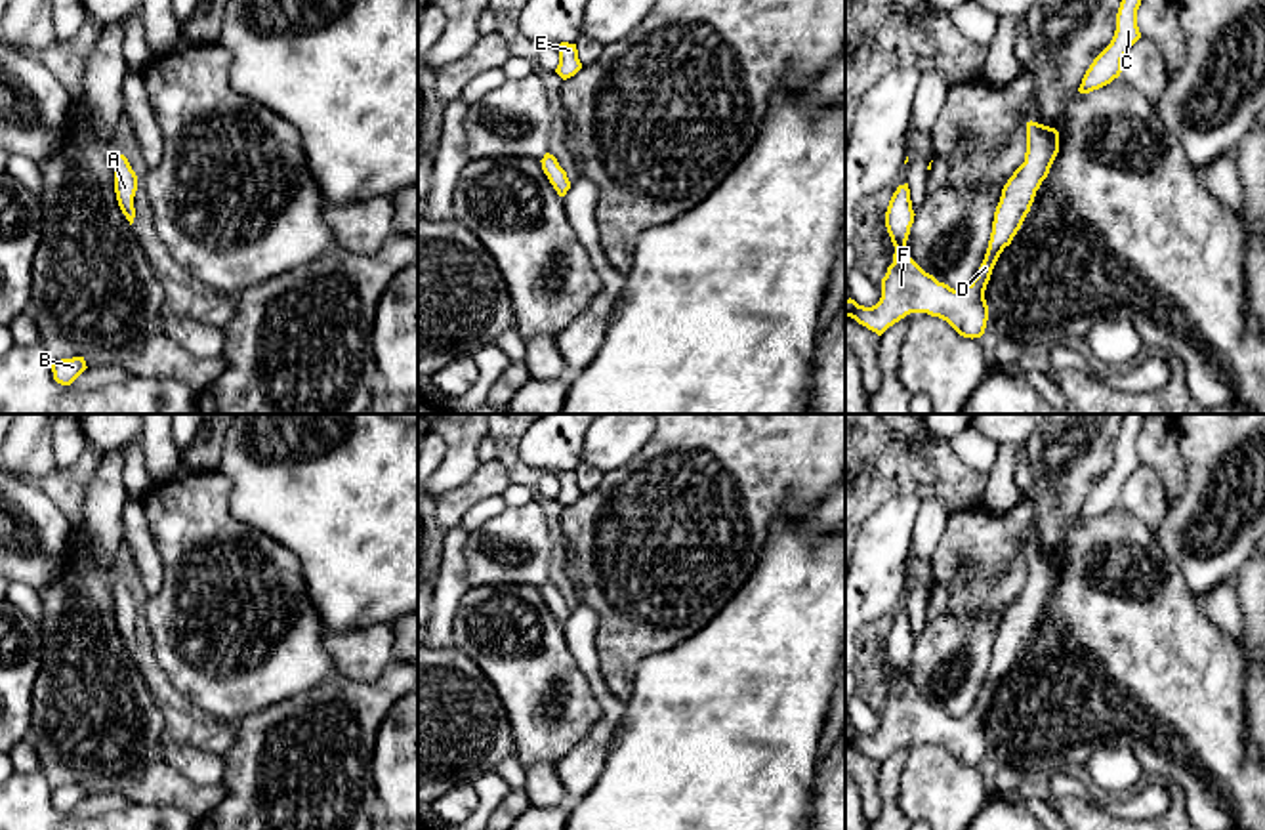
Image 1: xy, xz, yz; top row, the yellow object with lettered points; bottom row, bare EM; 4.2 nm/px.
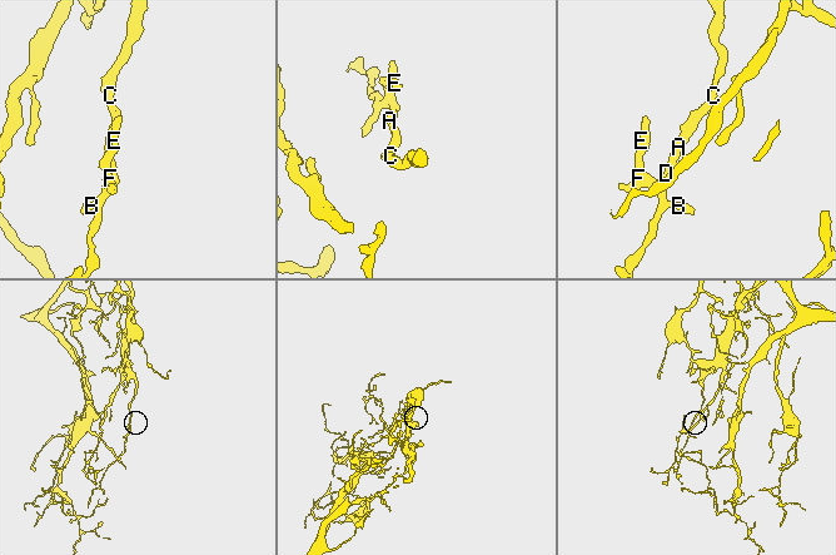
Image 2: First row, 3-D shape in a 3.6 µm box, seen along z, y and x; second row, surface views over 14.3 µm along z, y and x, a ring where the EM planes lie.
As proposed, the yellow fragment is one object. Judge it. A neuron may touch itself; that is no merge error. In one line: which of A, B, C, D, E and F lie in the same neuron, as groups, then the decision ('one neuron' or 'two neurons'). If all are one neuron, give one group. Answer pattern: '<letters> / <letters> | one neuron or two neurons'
A B C D E F | one neuron

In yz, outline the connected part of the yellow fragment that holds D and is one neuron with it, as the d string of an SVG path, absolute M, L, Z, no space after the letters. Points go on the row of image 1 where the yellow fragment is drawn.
M1032 120L1027 122L1025 162L1002 189L985 259L977 277L962 290L939 282L906 254L906 240L916 214L908 183L899 185L885 212L885 227L895 254L881 279L881 298L872 307L859 305L851 298L845 300L845 317L881 336L906 315L927 313L946 321L964 338L981 338L988 321L985 290L992 269L1021 229L1057 153L1059 132Z

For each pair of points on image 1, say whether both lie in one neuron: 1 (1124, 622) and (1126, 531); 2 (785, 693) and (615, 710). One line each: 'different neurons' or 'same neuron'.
1: same neuron
2: different neurons

